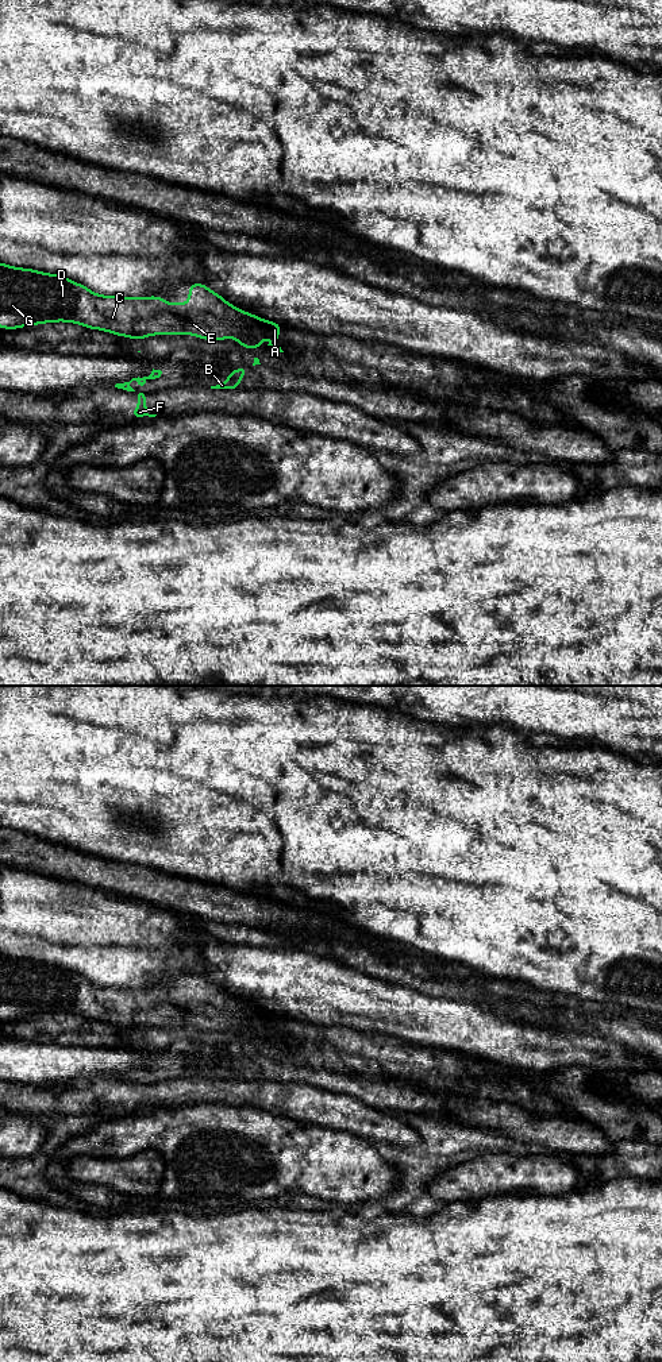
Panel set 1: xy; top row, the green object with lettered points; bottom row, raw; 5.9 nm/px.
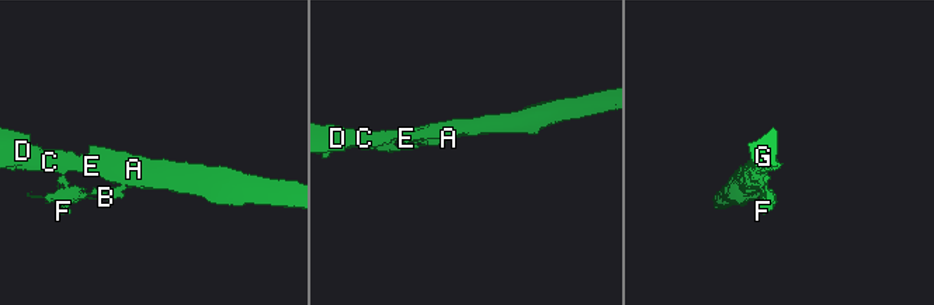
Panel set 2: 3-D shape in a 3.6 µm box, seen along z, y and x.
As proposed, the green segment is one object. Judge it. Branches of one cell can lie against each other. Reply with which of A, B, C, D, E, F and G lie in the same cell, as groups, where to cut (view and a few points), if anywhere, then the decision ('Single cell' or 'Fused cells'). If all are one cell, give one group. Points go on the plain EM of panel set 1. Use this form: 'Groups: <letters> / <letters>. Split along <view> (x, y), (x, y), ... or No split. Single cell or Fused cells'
Groups: A C D E G / B F. Split along xy (238, 1027), (250, 1027), (258, 1031). Fused cells

